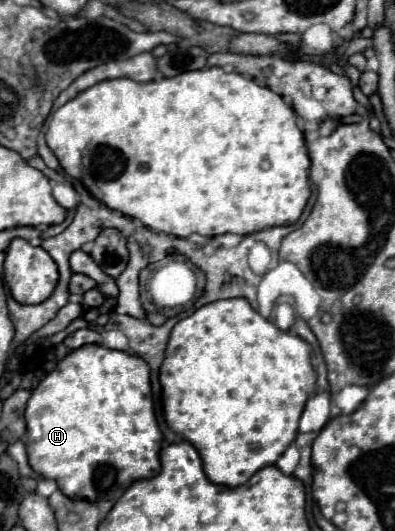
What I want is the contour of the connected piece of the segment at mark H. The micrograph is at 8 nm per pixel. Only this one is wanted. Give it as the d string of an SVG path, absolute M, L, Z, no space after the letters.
M83 345L71 351L33 391L27 401L25 421L25 445L31 469L43 479L55 481L71 499L117 501L133 481L155 477L161 471L159 449L163 435L159 425L155 429L149 365L137 355L107 349L103 345Z

